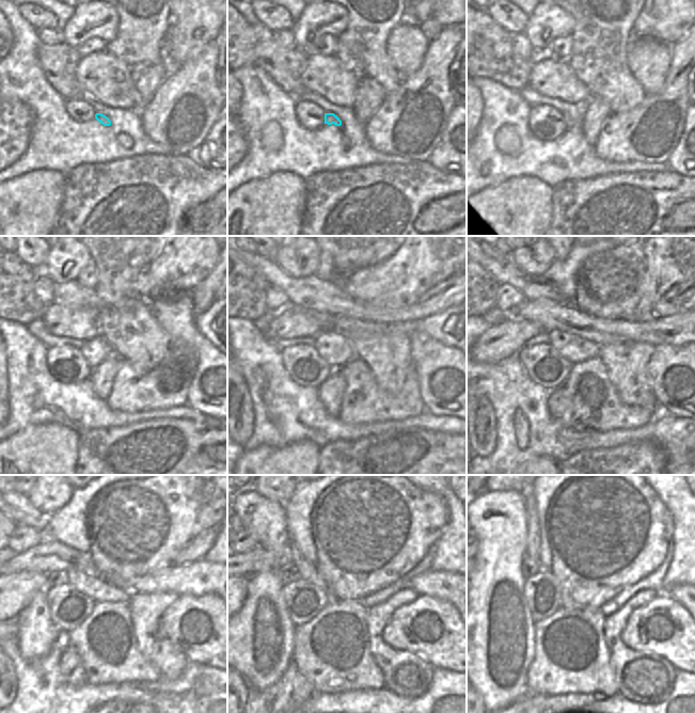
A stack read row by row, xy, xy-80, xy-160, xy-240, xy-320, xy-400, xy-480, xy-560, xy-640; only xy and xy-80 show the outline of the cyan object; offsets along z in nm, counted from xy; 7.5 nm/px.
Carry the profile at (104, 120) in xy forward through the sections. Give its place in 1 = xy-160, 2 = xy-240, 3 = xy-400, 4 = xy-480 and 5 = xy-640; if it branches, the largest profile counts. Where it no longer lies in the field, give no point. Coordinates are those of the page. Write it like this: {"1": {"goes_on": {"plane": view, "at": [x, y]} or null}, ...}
{"1": {"goes_on": {"plane": "xy-160", "at": [569, 122]}}, "2": {"goes_on": {"plane": "xy-240", "at": [95, 350]}}, "3": {"goes_on": {"plane": "xy-400", "at": [575, 349]}}, "4": {"goes_on": {"plane": "xy-480", "at": [98, 589]}}, "5": {"goes_on": {"plane": "xy-640", "at": [533, 549]}}}

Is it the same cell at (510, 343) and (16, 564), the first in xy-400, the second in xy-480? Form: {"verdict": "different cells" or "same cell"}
{"verdict": "different cells"}

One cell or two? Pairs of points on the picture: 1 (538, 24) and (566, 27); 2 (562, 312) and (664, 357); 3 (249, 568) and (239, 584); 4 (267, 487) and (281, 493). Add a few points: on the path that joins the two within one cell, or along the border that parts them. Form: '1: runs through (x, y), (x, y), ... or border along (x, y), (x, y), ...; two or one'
1: runs through (545, 24), (559, 24); one
2: border along (656, 345), (681, 346); two
3: border along (238, 575), (247, 576); two
4: runs through (270, 487), (278, 491); one

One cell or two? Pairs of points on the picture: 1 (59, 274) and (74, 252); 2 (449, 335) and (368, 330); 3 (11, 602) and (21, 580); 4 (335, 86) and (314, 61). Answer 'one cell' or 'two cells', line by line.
1: one cell
2: one cell
3: one cell
4: one cell

